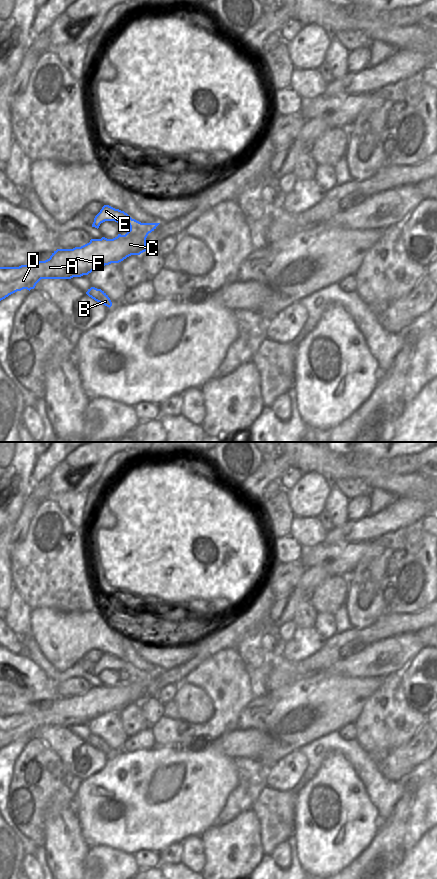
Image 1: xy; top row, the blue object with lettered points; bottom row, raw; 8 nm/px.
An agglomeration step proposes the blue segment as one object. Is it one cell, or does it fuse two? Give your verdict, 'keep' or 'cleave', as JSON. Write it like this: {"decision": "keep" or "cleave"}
{"decision": "cleave"}

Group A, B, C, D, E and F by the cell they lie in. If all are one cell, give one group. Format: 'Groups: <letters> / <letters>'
Groups: A C D F / B E.

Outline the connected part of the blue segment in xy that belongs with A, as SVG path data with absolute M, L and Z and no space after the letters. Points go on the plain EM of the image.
M131 667L128 672L130 678L125 683L118 682L113 687L105 685L91 687L89 691L73 697L57 697L49 707L31 713L0 715L0 749L17 739L23 737L30 739L34 737L41 727L71 727L73 725L81 725L88 723L99 715L111 711L119 711L131 703L140 703L147 699L146 686L160 671L141 671L135 667Z

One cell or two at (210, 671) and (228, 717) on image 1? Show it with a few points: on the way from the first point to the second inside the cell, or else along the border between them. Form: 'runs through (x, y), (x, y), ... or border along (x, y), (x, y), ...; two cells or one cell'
runs through (216, 682), (216, 701), (218, 706); one cell

